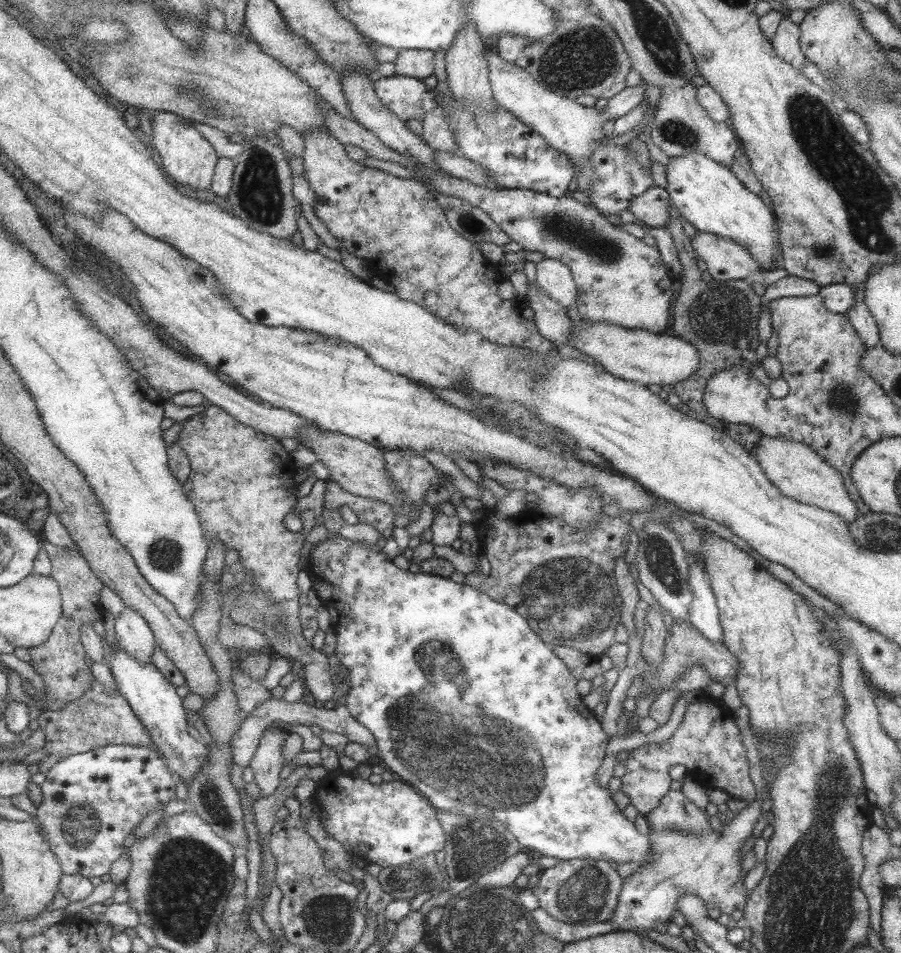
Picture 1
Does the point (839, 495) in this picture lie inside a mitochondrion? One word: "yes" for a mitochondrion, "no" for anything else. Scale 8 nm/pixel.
no

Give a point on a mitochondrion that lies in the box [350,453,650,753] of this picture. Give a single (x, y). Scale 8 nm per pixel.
(569, 598)

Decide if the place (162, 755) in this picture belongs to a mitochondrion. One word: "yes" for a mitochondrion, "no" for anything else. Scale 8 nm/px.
no

